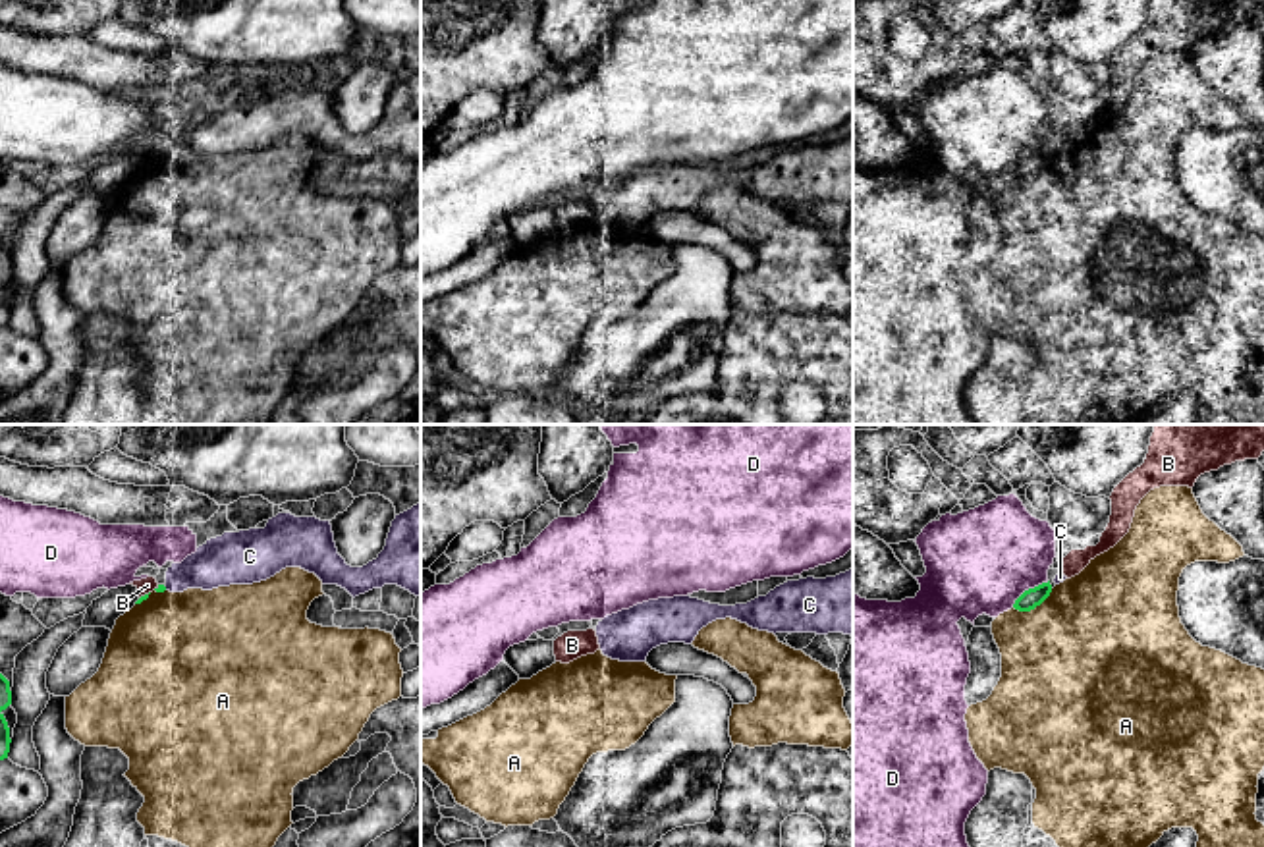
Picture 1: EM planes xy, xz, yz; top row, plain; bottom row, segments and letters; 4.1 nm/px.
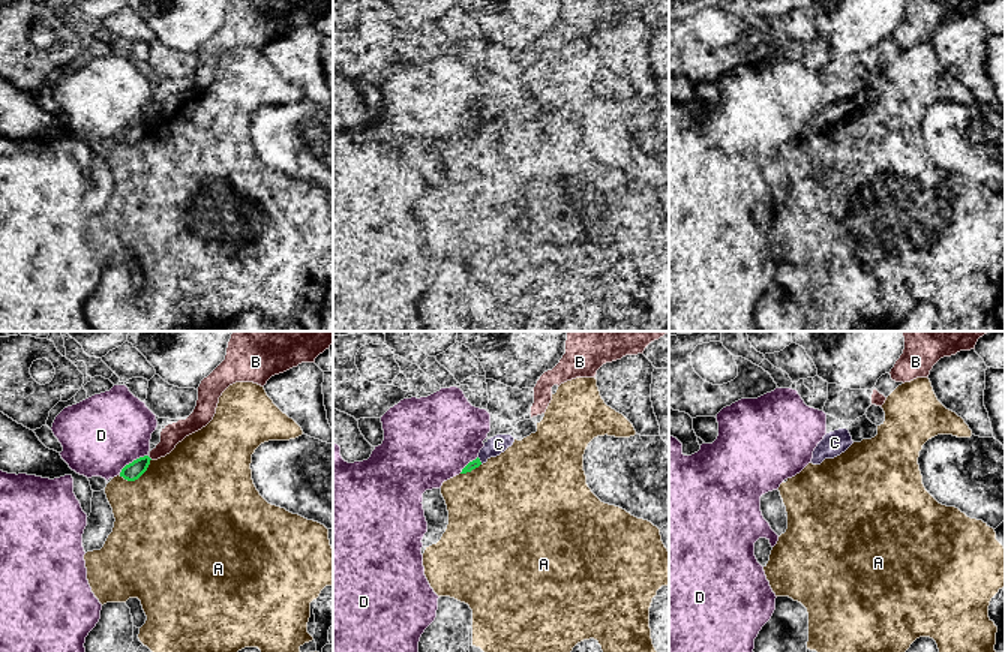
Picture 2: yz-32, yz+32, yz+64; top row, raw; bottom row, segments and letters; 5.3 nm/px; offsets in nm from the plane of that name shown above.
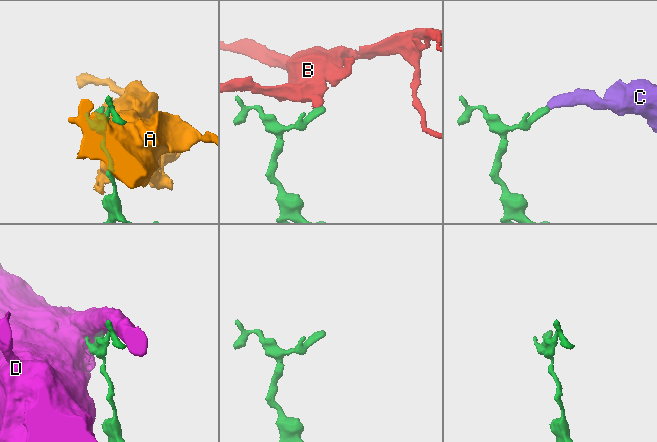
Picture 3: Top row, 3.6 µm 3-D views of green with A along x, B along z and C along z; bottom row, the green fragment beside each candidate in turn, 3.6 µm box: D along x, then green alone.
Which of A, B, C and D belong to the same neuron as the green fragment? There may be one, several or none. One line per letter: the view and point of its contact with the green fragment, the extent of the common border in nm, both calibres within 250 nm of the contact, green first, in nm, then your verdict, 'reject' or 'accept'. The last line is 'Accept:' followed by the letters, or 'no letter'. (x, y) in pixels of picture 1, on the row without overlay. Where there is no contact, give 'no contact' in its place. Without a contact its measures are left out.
A: meets green in yz at (1033, 176); contact 190 nm long; 80 nm thick on the green side, 500 nm on the other; reject
B: meets green in xy at (145, 163); contact 60 nm long; 20 nm thick on the green side, 70 nm on the other; reject
C: meets green in xy at (164, 155); contact 30 nm long; 30 nm thick on the green side, 200 nm on the other; reject
D: meets green in yz at (1029, 157); contact 190 nm long; 80 nm thick on the green side, 440 nm on the other; reject
Accept: no letter

